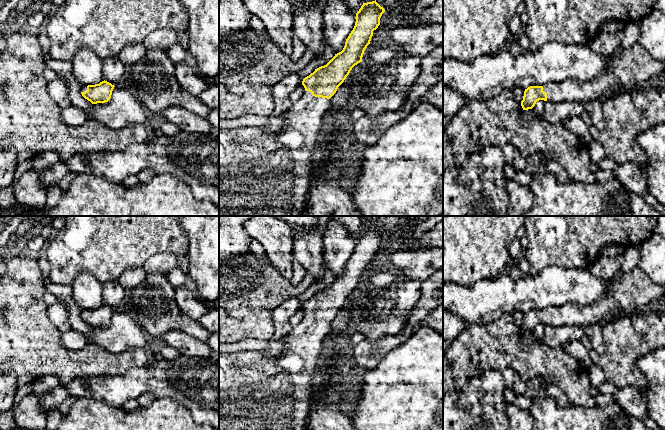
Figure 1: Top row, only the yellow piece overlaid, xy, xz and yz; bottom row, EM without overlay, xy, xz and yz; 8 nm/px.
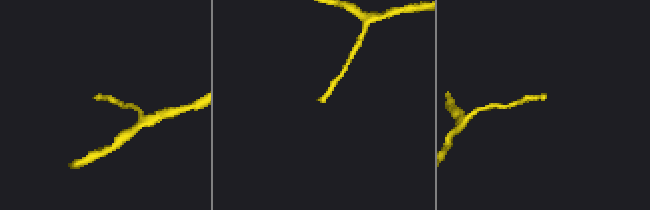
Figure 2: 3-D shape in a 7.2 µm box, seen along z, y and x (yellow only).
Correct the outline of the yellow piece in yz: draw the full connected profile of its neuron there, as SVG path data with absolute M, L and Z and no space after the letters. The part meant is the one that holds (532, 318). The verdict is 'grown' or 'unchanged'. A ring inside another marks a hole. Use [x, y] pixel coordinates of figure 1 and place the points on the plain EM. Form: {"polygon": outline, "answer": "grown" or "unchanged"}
{"polygon": "M638 266L631 272L621 275L617 281L611 279L608 292L590 304L567 303L563 306L528 311L524 315L521 330L523 334L532 333L539 324L576 325L582 328L589 325L602 326L608 321L637 315L642 311L659 307L663 298L665 298L665 284L654 283Z", "answer": "grown"}

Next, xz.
{"polygon": "M376 224L363 227L356 237L353 254L346 263L343 274L324 290L305 301L302 309L305 317L285 336L286 348L276 358L270 358L264 350L250 350L219 354L219 430L306 430L311 411L314 389L326 350L326 339L330 333L330 322L344 306L352 292L362 286L365 273L370 268L373 255L380 249L385 236Z", "answer": "grown"}

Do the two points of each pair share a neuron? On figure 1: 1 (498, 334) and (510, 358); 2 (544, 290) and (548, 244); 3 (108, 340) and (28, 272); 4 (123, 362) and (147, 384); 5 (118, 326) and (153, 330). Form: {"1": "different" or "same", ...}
{"1": "same", "2": "different", "3": "different", "4": "different", "5": "different"}

